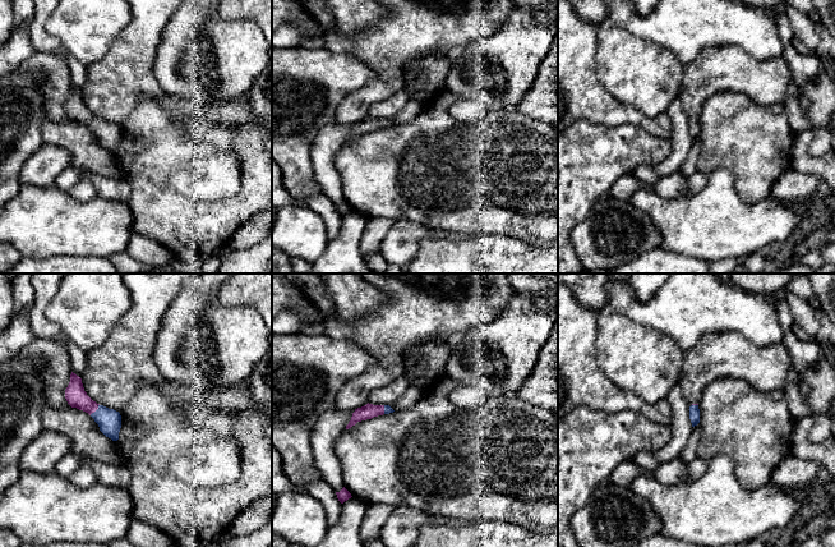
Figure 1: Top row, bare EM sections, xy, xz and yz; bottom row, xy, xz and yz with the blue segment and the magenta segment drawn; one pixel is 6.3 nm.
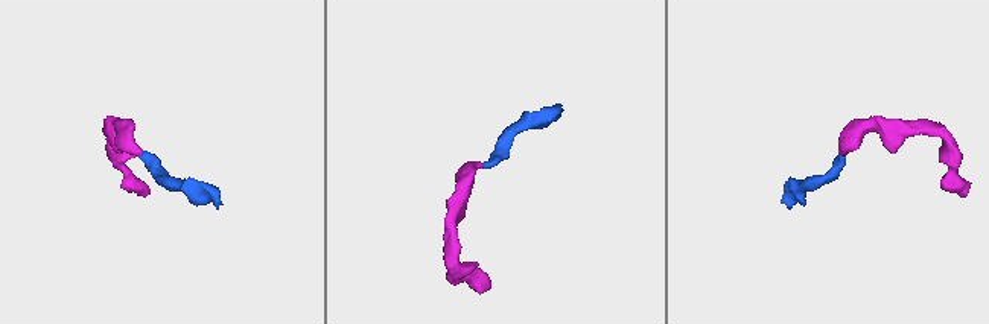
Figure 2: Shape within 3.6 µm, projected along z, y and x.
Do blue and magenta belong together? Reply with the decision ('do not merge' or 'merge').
merge

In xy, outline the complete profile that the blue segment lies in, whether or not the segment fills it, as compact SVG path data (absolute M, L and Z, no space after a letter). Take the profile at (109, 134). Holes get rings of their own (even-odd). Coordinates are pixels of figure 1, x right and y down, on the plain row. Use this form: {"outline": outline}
{"outline": "M73 86L70 88L70 96L65 104L65 112L71 121L88 127L106 151L112 155L119 153L121 142L120 127L93 115L84 105L82 92Z"}

